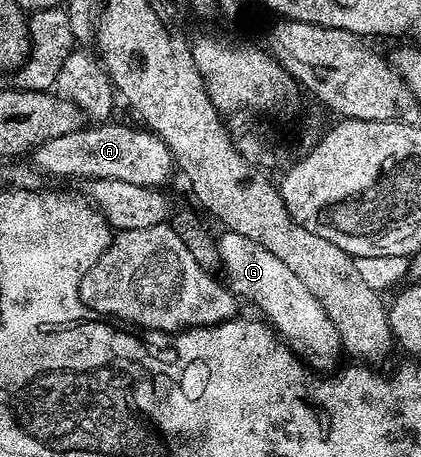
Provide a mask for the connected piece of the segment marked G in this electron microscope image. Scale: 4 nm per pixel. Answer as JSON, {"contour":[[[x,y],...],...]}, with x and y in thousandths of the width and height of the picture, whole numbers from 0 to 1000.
{"contour":[[[539,505],[525,512],[511,530],[508,554],[518,565],[518,580],[523,571],[532,586],[532,606],[542,613],[539,639],[563,652],[582,650],[584,656],[601,659],[629,685],[625,691],[634,709],[672,740],[734,807],[796,810],[798,788],[812,781],[808,735],[793,707],[784,707],[784,689],[765,681],[765,663],[755,663],[755,654],[736,646],[717,611],[708,611],[708,602],[698,602],[698,593],[689,593],[689,584],[679,584],[679,575],[670,575],[660,558],[641,558],[632,540],[584,523],[584,514]]]}

